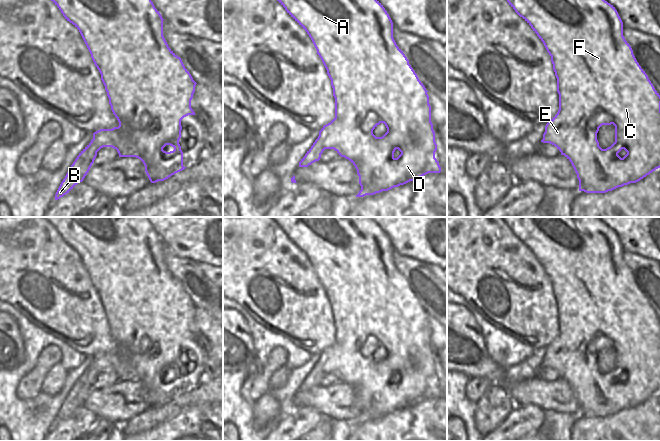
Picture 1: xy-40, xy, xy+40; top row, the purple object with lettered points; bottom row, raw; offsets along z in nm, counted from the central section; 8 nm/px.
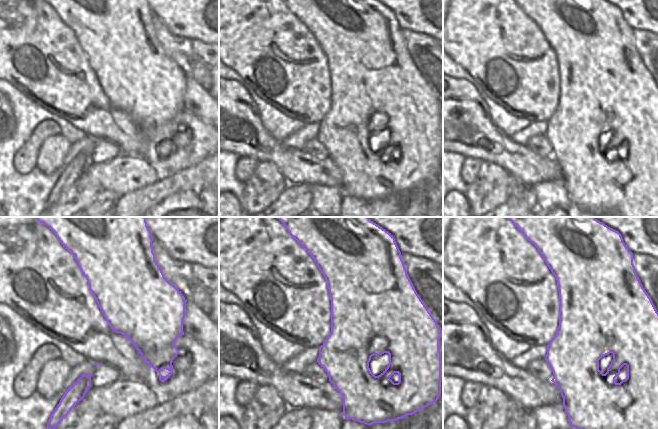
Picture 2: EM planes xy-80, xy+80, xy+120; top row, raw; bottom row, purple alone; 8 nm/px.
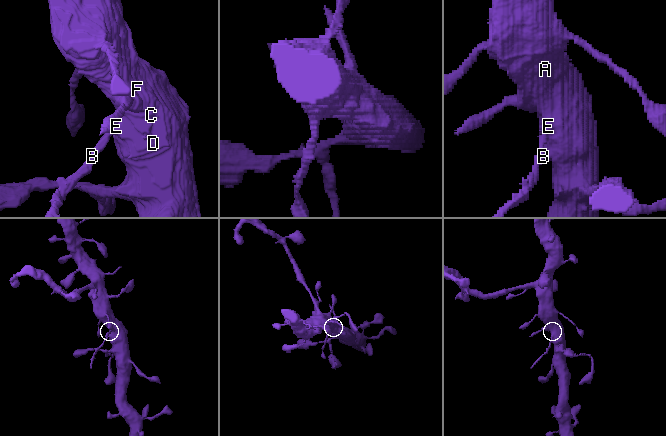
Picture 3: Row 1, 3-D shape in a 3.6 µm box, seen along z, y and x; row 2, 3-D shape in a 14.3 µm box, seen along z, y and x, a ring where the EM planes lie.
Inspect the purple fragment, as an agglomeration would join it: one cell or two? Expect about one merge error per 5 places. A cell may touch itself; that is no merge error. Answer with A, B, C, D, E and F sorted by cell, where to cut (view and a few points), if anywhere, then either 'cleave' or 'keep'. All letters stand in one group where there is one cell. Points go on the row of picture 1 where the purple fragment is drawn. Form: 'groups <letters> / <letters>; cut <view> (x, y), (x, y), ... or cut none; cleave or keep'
groups A C D E F / B; cut xy-40 (93, 138), (95, 143), (102, 147); cleave

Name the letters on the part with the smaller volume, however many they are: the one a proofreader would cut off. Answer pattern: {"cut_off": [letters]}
{"cut_off": ["B"]}

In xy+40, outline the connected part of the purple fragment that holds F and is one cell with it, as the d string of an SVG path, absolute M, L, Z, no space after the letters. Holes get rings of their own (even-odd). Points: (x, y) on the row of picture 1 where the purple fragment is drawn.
M507 0L515 12L522 17L543 42L551 56L553 70L557 78L559 94L559 110L546 124L543 143L554 145L572 164L579 180L579 191L586 193L606 193L618 187L636 183L660 168L660 95L655 90L645 71L637 62L633 50L623 36L623 22L613 5L605 0ZM602 125L615 126L615 142L608 148L602 149L597 140L597 133Z

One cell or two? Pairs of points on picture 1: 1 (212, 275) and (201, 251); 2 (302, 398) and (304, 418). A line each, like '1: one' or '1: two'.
1: two
2: two

